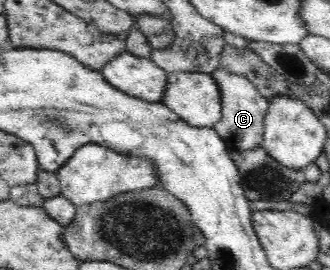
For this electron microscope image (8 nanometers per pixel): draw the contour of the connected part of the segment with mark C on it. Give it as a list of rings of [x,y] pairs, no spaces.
[[[222,68],[211,75],[217,80],[220,93],[222,93],[222,114],[220,120],[213,126],[222,140],[226,142],[228,152],[244,152],[260,147],[264,138],[264,119],[270,101],[260,95],[254,84],[243,76],[232,74]]]

